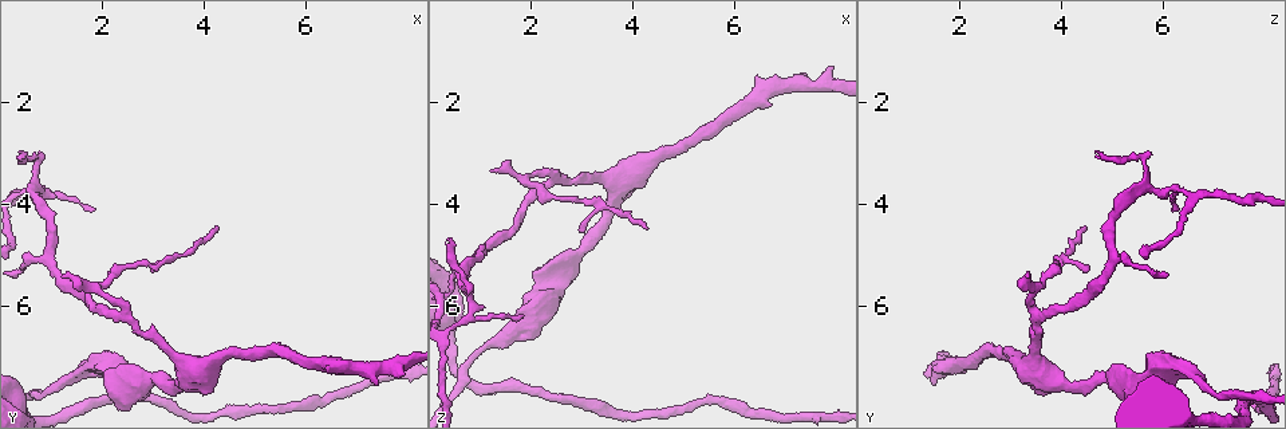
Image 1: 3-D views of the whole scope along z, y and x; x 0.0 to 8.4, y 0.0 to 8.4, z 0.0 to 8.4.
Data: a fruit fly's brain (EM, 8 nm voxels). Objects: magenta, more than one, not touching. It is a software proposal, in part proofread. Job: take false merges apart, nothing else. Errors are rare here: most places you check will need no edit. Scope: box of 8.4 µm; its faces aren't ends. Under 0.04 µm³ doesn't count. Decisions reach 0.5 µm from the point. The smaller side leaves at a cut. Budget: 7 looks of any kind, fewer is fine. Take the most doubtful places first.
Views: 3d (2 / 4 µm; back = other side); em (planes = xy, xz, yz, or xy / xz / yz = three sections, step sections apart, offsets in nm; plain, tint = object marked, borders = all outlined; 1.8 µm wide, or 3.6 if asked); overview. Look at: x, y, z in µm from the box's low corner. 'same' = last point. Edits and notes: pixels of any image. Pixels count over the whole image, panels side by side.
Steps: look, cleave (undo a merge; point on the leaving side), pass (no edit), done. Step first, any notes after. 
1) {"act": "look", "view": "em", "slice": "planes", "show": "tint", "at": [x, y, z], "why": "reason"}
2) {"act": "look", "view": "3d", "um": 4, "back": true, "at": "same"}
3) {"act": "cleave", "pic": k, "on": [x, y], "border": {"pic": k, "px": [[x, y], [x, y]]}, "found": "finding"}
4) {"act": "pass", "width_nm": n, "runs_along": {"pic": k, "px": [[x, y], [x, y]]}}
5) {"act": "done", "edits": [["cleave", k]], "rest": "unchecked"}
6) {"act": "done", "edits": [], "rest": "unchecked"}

{"act": "look", "view": "em", "slice": "yz", "step": 16, "show": "tint", "at": [2.50, 6.15, 3.45]}

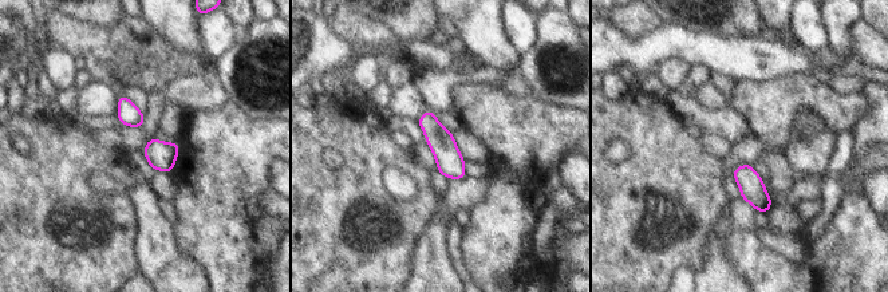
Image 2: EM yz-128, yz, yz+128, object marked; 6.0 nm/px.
{"act": "pass", "runs_along": {"pic": 2, "px": [[427, 114], [449, 161], [462, 174]]}, "found": "all the same neuron"}

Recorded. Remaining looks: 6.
{"act": "look", "view": "em", "slice": "planes", "show": "tint", "at": [0.80, 3.75, 5.90], "why": "thick turns thin"}

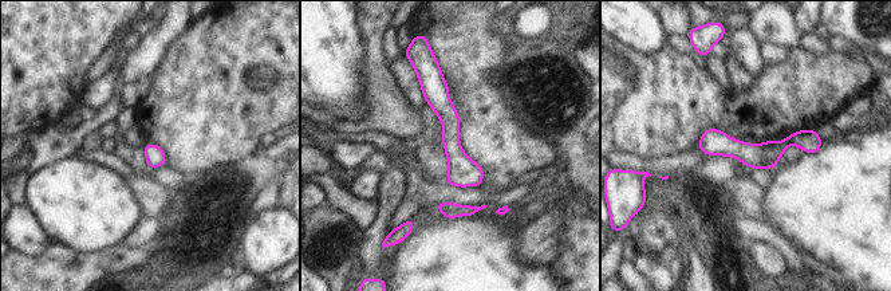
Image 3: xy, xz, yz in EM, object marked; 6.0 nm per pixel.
{"act": "cleave", "pic": 3, "on": [808, 140], "found": "two neurons meet here"}

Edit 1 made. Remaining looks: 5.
{"act": "look", "view": "em", "slice": "planes", "show": "borders", "at": [1.90, 7.15, 6.35], "why": "thick turns thin"}

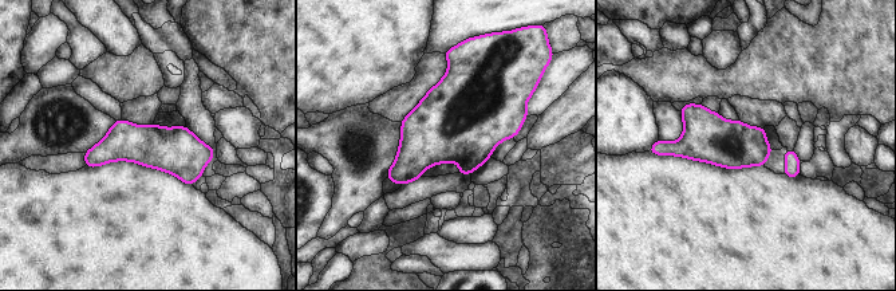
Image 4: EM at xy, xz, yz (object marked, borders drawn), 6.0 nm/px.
{"act": "pass", "width_nm": 280, "runs_along": {"pic": 4, "px": [[210, 154], [109, 149], [87, 162]]}, "found": "continuous, no second neuron"}

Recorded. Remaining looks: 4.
{"act": "done", "edits": [["cleave", 3]], "rest": "unchecked"}

